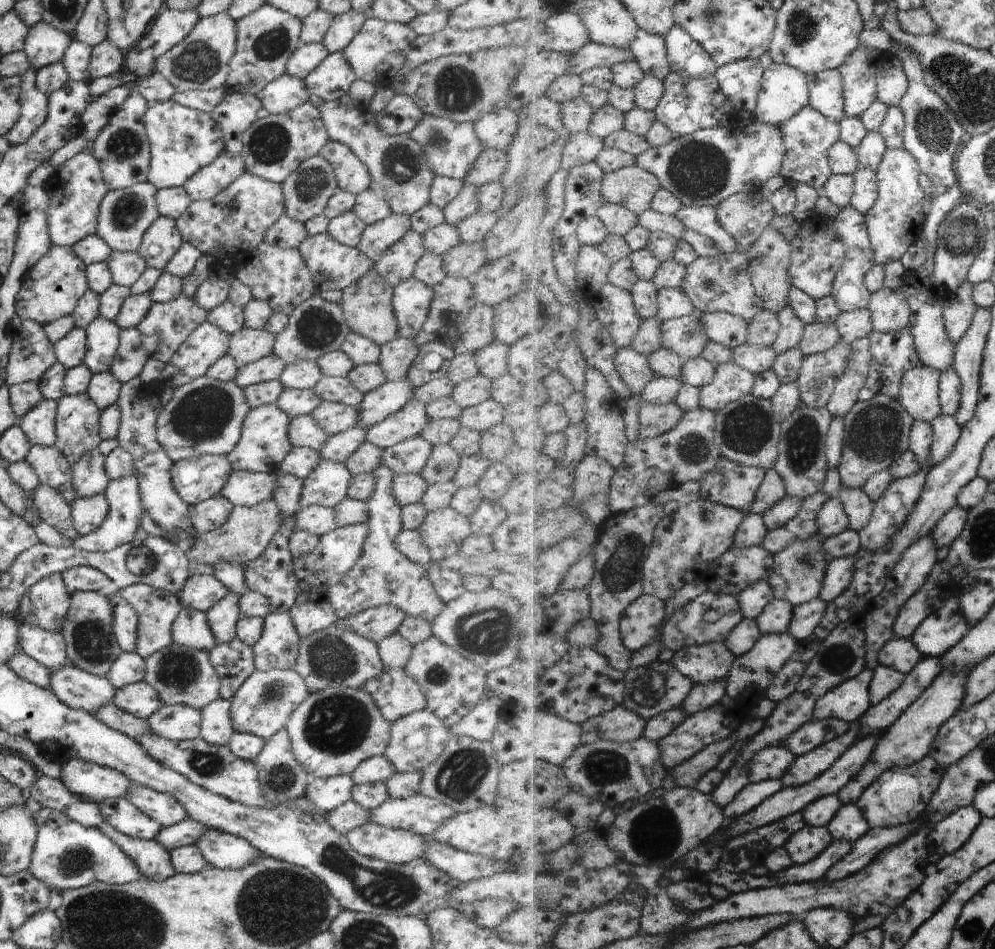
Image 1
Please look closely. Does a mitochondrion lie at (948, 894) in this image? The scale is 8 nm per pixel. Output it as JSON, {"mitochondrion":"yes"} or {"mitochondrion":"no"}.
{"mitochondrion":"no"}

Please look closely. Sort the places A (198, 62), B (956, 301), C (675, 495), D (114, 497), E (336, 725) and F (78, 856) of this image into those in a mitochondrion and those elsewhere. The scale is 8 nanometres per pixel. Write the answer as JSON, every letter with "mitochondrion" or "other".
{"A":"mitochondrion","B":"other","C":"other","D":"other","E":"mitochondrion","F":"mitochondrion"}

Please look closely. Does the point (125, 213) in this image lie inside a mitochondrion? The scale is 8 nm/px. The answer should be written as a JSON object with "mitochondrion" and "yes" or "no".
{"mitochondrion":"yes"}

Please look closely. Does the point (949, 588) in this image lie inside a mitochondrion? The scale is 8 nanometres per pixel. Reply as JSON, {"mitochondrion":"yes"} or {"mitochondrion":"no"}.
{"mitochondrion":"no"}

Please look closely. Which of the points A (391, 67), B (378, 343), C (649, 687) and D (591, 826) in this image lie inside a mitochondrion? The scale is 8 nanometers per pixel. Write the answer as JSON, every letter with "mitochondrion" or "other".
{"A":"other","B":"other","C":"mitochondrion","D":"other"}

